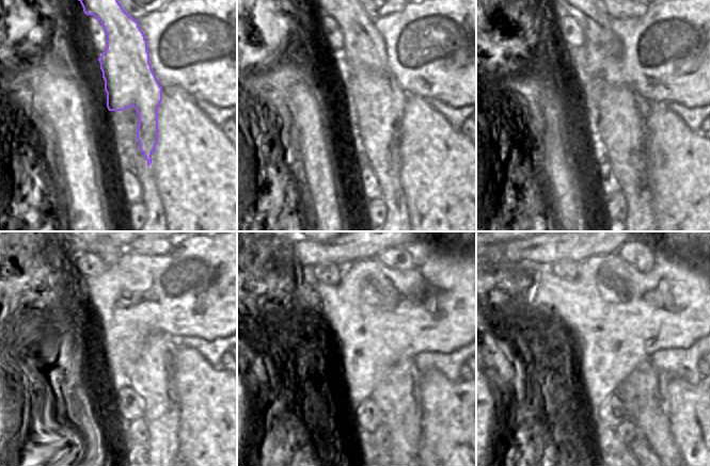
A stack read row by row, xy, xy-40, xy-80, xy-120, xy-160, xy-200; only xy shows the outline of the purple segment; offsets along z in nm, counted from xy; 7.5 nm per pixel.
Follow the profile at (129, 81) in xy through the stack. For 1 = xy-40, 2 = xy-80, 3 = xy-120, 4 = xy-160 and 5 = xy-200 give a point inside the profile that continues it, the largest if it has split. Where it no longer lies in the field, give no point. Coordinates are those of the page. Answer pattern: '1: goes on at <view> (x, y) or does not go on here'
1: goes on at xy-40 (374, 100)
2: goes on at xy-80 (616, 115)
3: goes on at xy-120 (153, 380)
4: goes on at xy-160 (398, 392)
5: goes on at xy-200 (640, 392)

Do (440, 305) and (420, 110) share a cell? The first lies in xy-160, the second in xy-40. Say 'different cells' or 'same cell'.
different cells

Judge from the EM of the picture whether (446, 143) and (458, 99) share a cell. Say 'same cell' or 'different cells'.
different cells

